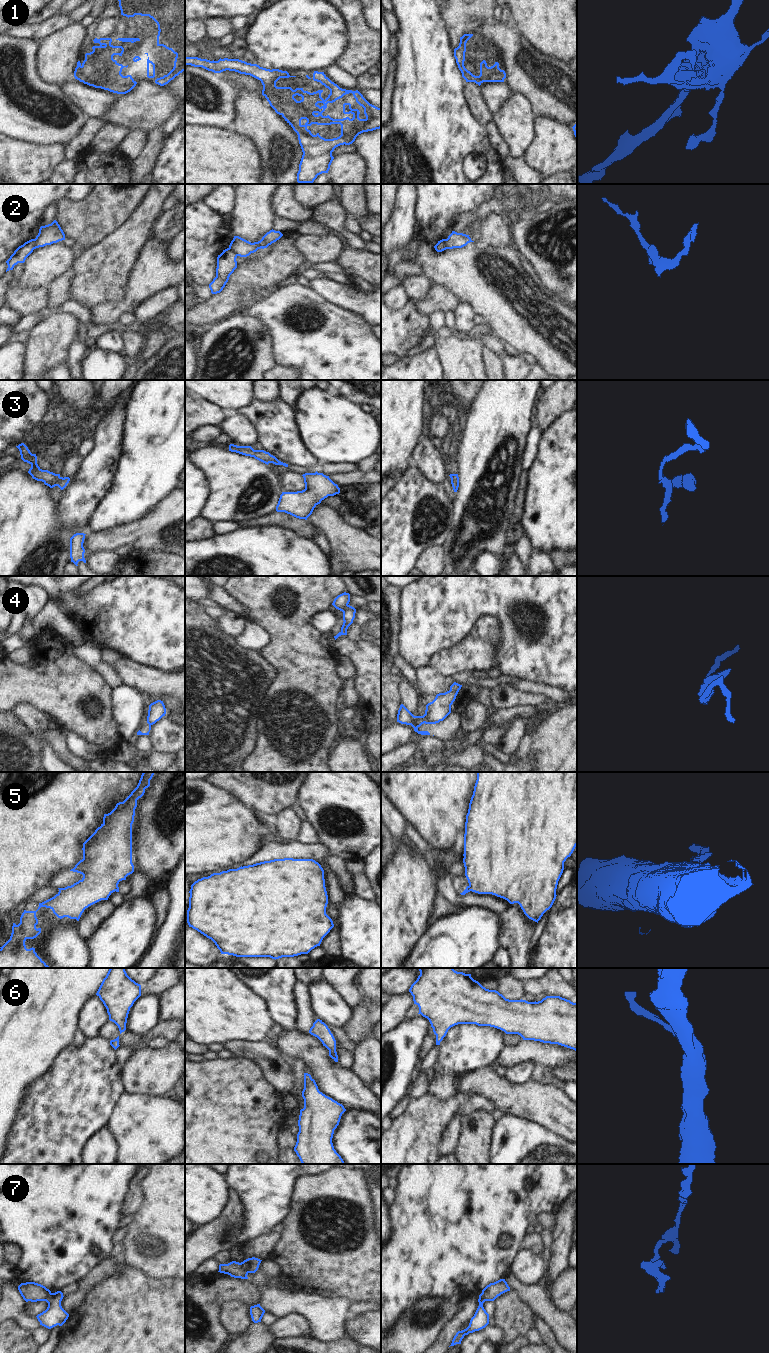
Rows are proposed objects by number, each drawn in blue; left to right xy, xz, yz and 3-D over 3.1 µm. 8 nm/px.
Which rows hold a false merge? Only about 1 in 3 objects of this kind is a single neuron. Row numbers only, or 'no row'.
1, 2, 4, 5, 7

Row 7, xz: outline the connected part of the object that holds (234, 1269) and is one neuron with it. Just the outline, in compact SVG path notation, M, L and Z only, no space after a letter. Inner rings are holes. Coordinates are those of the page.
M232 1261L228 1264L220 1264L219 1271L220 1273L228 1274L234 1278L248 1279L248 1271L244 1270L241 1266L241 1263Z

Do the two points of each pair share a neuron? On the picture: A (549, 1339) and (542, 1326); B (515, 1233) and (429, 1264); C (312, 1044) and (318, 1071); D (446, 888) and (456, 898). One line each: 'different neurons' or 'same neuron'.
A: same neuron
B: same neuron
C: same neuron
D: same neuron

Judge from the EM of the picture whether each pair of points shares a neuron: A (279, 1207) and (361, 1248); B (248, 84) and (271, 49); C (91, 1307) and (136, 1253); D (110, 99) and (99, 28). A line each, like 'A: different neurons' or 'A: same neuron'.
A: different neurons
B: different neurons
C: different neurons
D: different neurons

